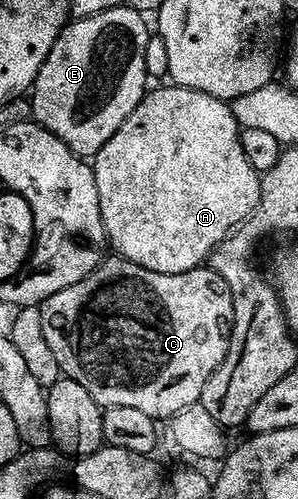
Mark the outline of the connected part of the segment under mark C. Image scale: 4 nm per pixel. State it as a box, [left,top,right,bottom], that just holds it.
[40,260,225,420]

